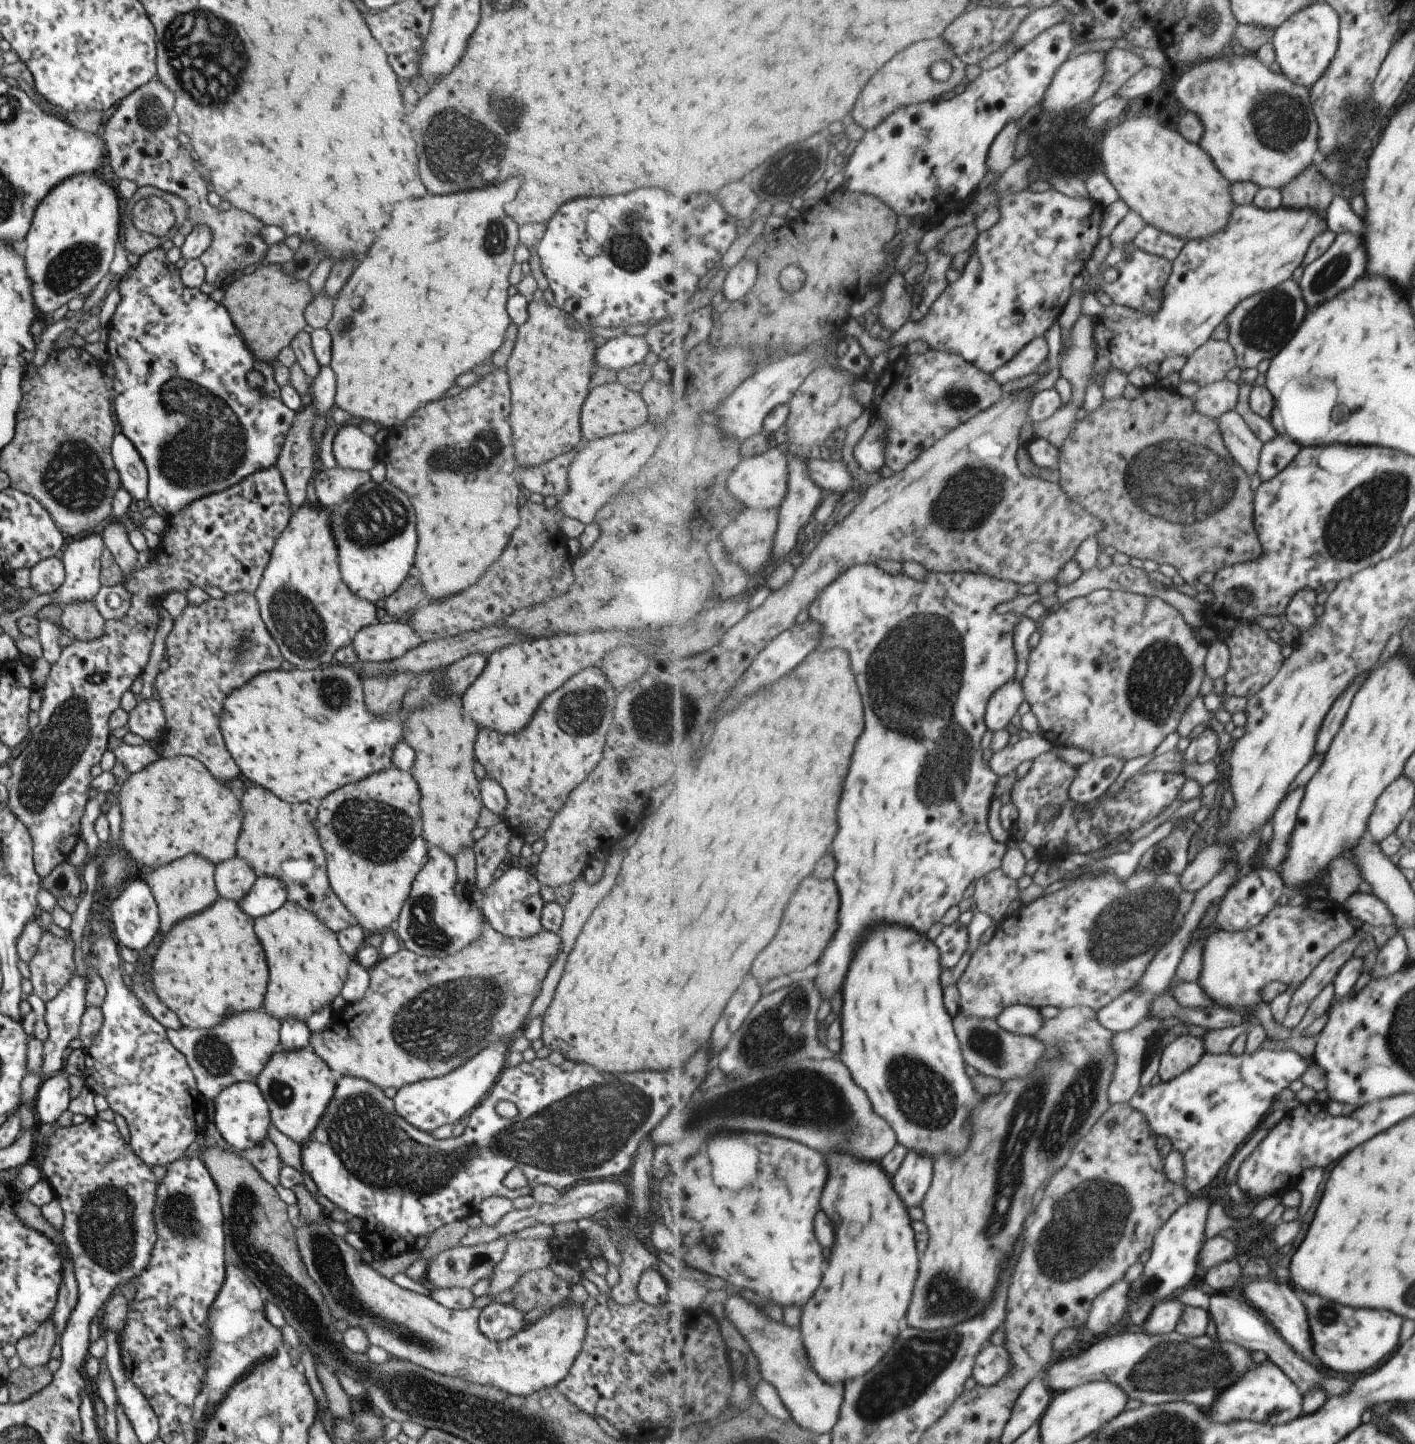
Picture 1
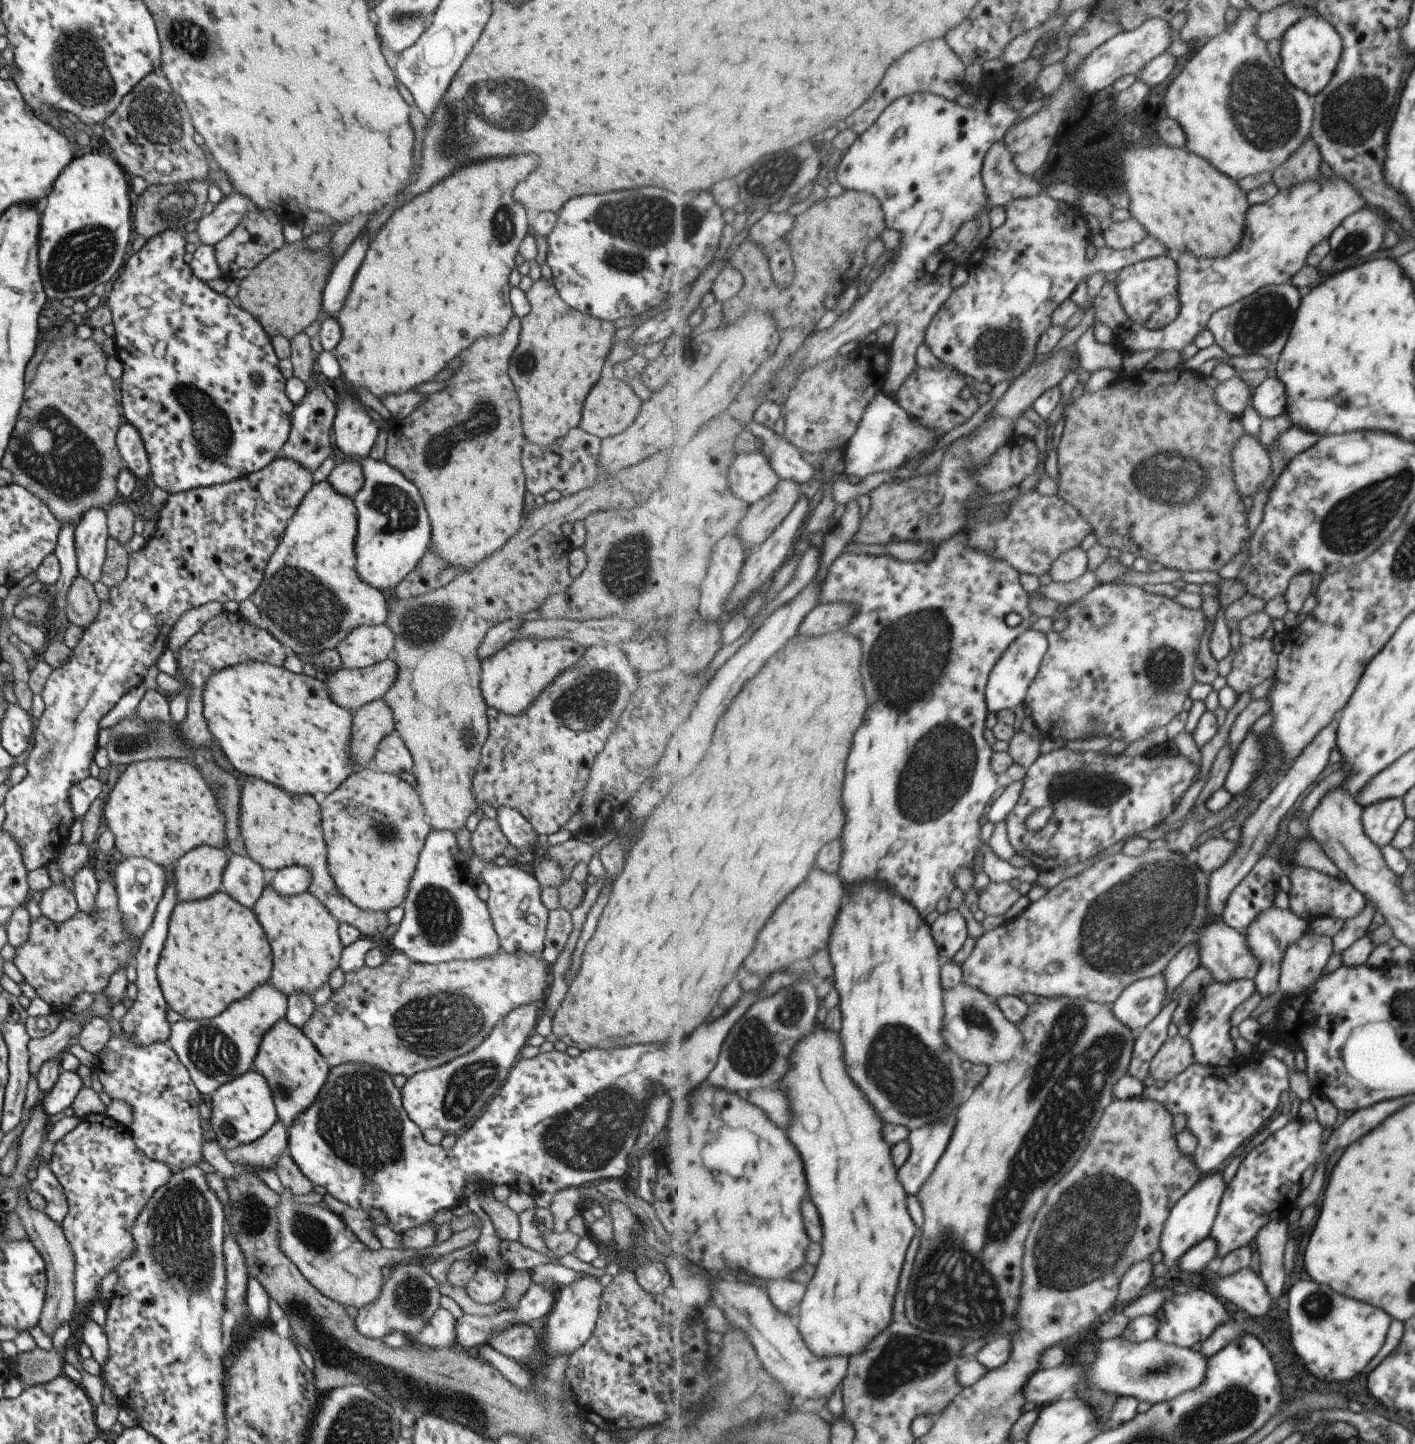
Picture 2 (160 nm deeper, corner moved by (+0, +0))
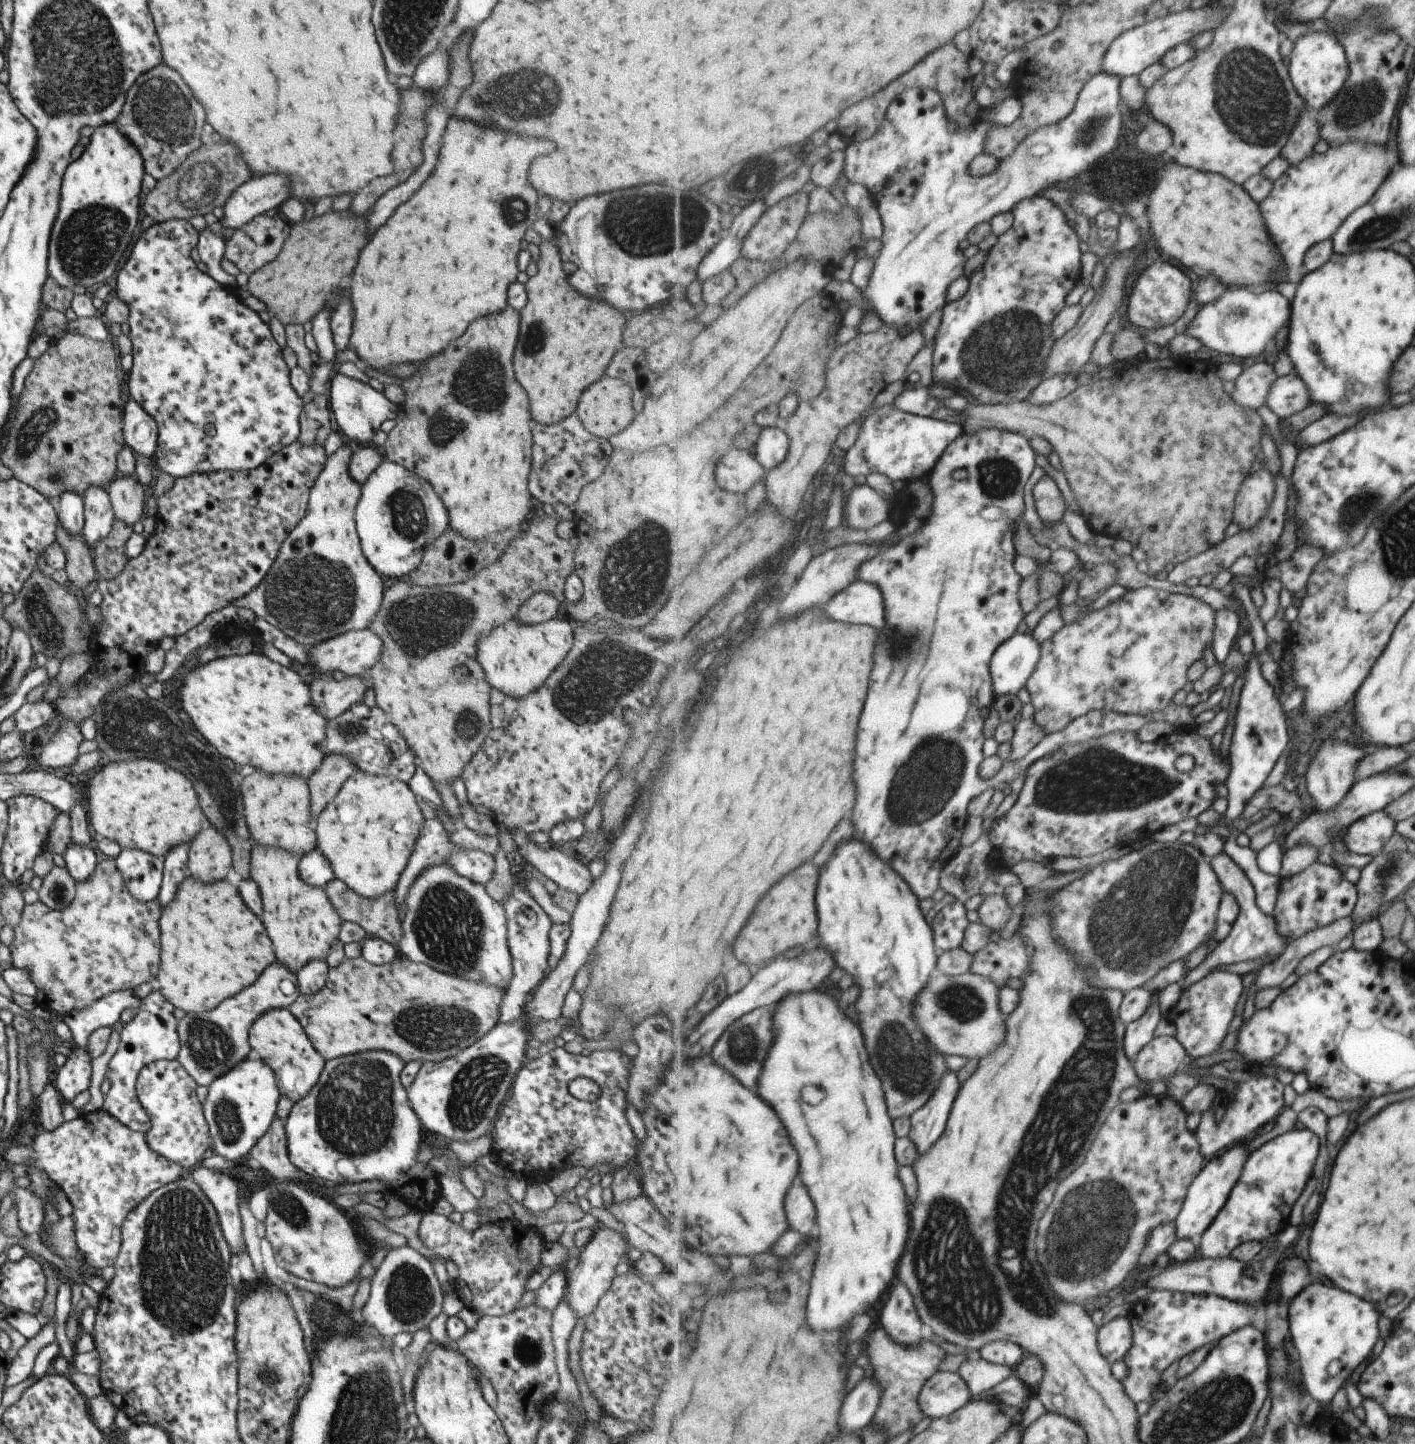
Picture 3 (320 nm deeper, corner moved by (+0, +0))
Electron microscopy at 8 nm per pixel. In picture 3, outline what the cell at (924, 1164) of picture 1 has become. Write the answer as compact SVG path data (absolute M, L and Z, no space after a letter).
M947 1070L947 1074L941 1080L941 1086L935 1090L933 1098L927 1106L921 1106L910 1120L913 1122L909 1138L917 1145L918 1154L927 1152L939 1142L943 1136L943 1130L949 1120L951 1106L961 1090L961 1082L957 1078L957 1072Z

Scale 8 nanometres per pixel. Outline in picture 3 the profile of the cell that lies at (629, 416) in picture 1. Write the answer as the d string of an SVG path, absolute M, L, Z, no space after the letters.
M603 375L598 381L589 385L580 395L575 413L583 428L598 436L608 439L611 435L621 432L633 420L631 389L618 378Z

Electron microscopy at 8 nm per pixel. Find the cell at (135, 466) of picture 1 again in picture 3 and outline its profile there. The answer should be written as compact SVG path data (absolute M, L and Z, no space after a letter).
M131 398L125 399L122 410L121 436L133 452L151 459L156 445L156 422Z

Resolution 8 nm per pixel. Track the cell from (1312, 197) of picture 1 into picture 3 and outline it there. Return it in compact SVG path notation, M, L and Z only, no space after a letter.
M1306 106L1301 110L1301 118L1299 118L1292 137L1289 138L1288 145L1285 146L1281 156L1285 160L1289 160L1290 165L1299 164L1315 154L1313 148L1320 138L1316 113Z

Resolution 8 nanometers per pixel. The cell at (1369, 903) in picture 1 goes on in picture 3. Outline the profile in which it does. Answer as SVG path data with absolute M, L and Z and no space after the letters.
M1315 863L1296 876L1282 879L1279 902L1273 916L1277 918L1277 928L1283 938L1291 942L1317 928L1350 917L1353 906L1356 906L1355 886L1349 884L1337 870L1335 866Z

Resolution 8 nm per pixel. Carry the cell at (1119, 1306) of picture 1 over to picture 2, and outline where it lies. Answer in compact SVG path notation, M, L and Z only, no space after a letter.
M1151 1260L1139 1262L1125 1274L1121 1282L1119 1296L1117 1296L1117 1309L1135 1301L1137 1296L1145 1290L1154 1280L1153 1268L1155 1264Z

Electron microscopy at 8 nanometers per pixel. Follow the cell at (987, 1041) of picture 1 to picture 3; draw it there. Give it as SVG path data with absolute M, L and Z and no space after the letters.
M935 973L929 986L921 990L915 1002L915 1020L919 1028L929 1036L929 1042L941 1054L963 1056L967 1060L983 1058L991 1050L999 1048L1005 1040L1005 1014L1000 1009L1000 988L989 978L968 973L945 976Z

